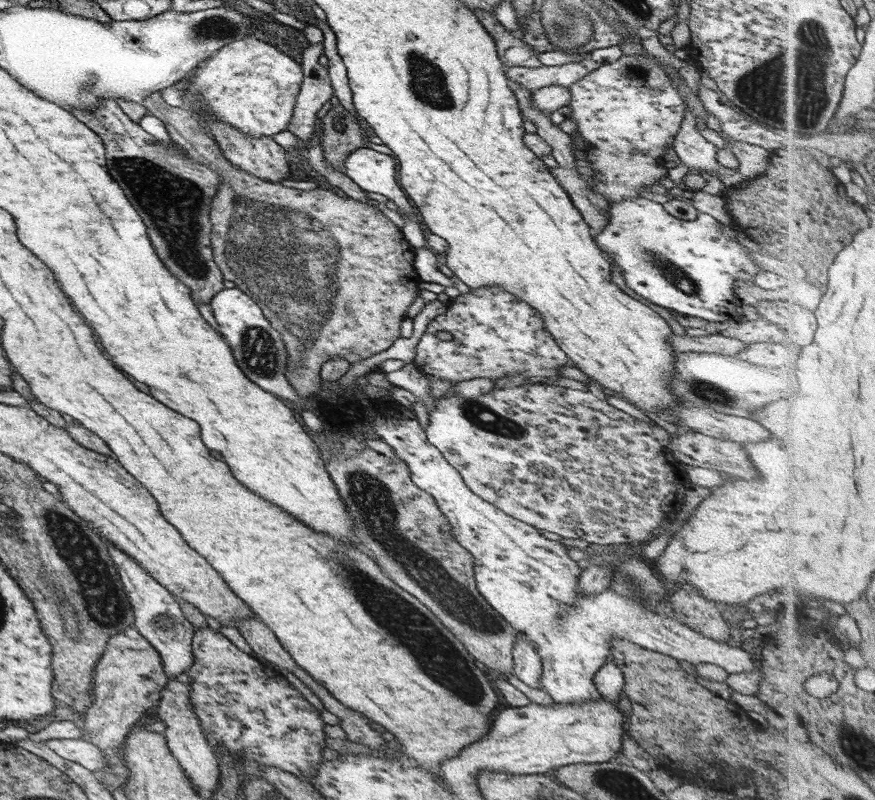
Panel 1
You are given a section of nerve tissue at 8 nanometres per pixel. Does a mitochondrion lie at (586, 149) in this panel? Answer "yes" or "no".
no

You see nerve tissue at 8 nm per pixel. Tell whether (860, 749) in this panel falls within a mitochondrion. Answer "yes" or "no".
yes

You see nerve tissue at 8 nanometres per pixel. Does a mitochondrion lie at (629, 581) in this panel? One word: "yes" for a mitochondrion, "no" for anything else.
yes

